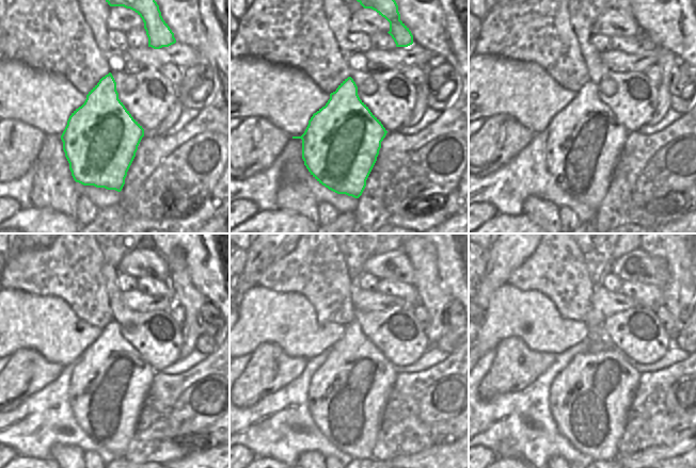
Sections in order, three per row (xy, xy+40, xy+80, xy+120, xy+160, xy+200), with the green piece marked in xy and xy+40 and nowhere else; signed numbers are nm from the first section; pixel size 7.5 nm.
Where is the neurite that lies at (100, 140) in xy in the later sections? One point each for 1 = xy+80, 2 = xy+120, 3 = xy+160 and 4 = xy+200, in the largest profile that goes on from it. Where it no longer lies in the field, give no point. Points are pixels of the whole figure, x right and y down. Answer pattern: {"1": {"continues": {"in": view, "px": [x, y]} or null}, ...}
{"1": {"continues": {"in": "xy+80", "px": [585, 140]}}, "2": {"continues": {"in": "xy+120", "px": [110, 382]}}, "3": {"continues": {"in": "xy+160", "px": [347, 396]}}, "4": {"continues": {"in": "xy+200", "px": [589, 400]}}}

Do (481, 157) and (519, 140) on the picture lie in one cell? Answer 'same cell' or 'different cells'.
same cell

